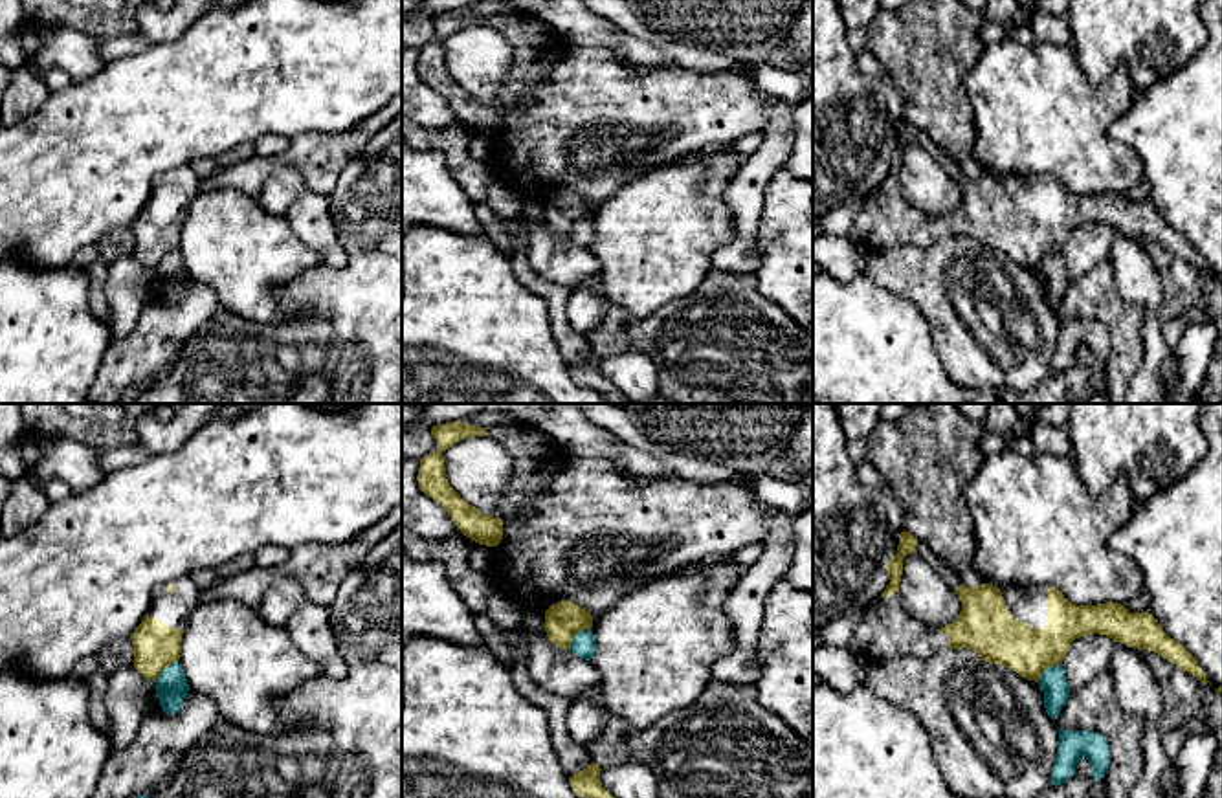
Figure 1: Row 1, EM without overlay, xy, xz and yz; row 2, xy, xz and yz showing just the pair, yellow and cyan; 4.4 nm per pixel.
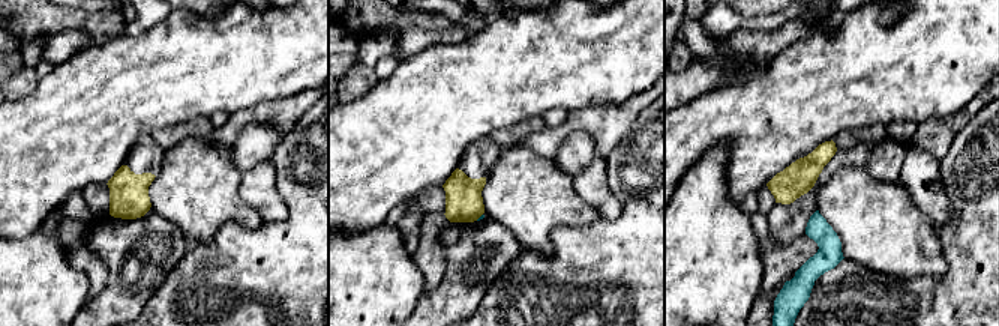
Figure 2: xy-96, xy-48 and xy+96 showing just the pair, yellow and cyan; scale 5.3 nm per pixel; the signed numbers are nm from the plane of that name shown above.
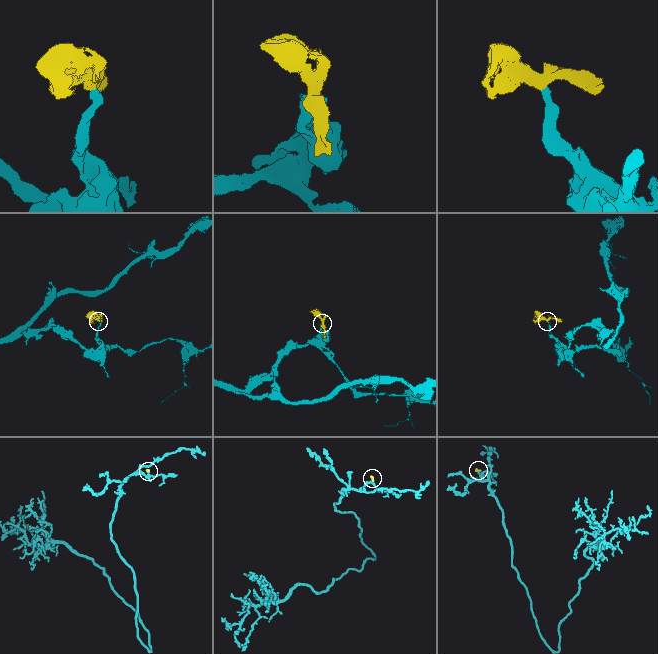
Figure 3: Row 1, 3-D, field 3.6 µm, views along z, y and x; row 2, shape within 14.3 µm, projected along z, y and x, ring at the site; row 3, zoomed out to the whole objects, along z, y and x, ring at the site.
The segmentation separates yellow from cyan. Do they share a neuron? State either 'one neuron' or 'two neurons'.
two neurons

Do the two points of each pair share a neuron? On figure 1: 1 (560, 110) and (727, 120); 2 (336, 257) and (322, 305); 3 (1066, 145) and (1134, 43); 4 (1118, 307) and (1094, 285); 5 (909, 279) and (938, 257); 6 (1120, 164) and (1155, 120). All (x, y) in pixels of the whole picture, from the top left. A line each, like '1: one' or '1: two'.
1: one
2: two
3: two
4: one
5: one
6: two

